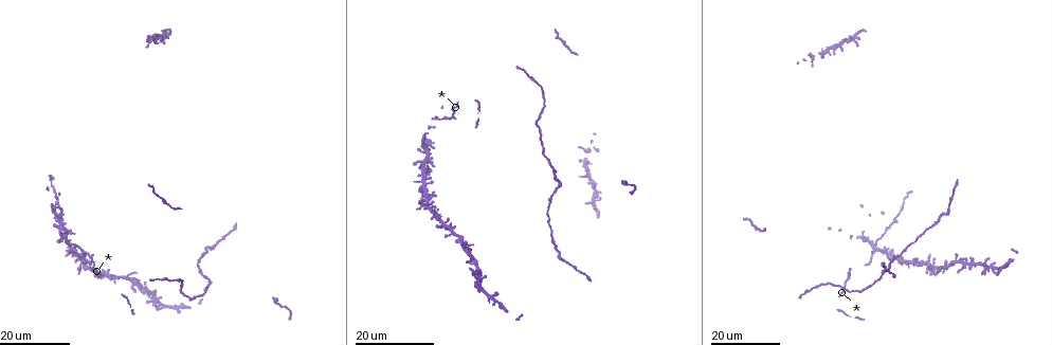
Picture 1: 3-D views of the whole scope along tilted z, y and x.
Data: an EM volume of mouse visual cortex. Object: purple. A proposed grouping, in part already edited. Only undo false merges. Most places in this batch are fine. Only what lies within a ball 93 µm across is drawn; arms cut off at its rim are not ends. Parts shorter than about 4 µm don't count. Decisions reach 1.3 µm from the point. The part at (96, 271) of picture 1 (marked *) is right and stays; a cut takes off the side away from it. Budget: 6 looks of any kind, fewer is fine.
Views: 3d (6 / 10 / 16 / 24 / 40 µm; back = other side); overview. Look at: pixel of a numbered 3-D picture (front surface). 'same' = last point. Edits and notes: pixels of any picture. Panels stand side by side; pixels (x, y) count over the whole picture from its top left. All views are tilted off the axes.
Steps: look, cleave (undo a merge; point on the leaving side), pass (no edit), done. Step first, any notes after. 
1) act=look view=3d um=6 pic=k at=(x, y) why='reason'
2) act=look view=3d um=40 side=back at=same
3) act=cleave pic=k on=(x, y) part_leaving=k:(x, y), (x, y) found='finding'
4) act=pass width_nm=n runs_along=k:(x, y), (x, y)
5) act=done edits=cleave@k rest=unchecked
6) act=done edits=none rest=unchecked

act=look view=3d um=16 pic=1 at=(549, 201) why='side arm on a straight run'

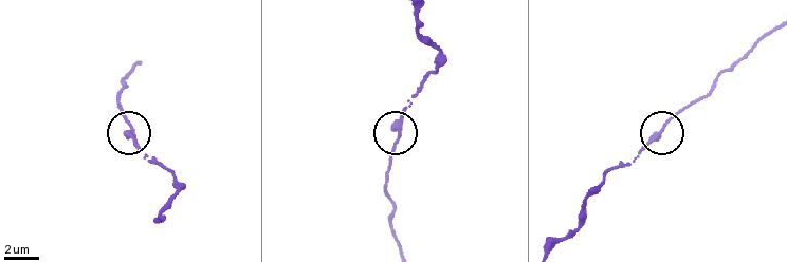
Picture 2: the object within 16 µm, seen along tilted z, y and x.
act=look view=3d um=6 pic=2 at=(663, 123)

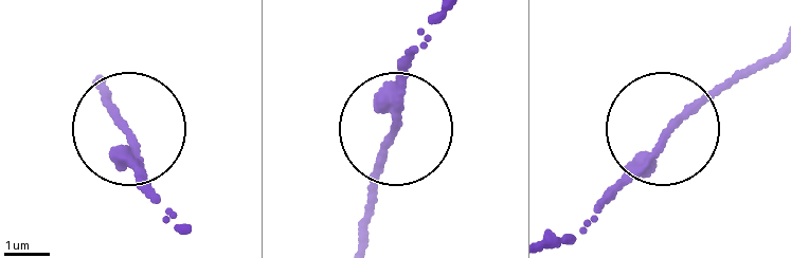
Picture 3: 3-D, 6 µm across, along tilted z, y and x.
act=pass width_nm=190 runs_along=3:(430, 13), (364, 221) found='one neuron here'

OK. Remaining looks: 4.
act=look view=3d um=16 pic=1 at=(553, 177) why='thick turns thin'

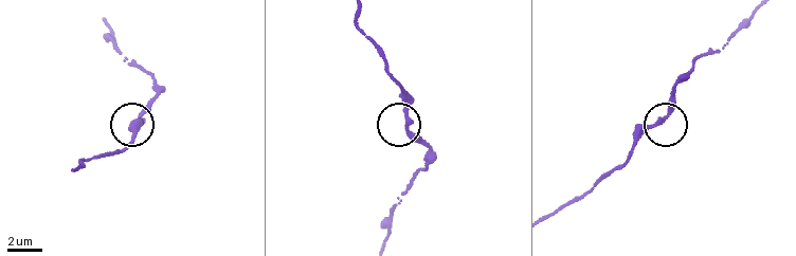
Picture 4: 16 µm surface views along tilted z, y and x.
act=look view=3d um=6 pic=4 at=(659, 122)

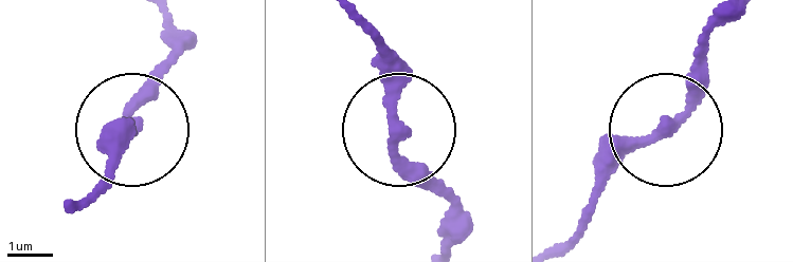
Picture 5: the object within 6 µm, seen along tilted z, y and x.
act=pass width_nm=250 found='all the same neuron'

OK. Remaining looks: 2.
act=look view=3d um=24 pic=1 at=(135, 284) why='looks like a crossing'

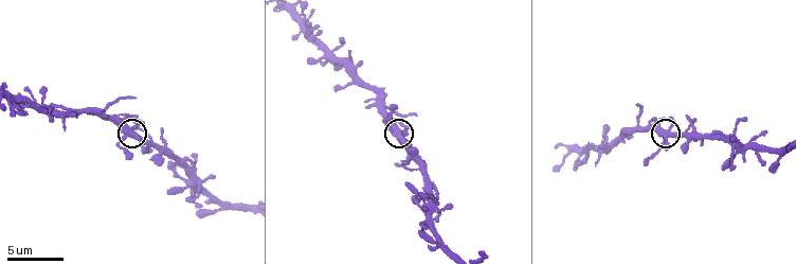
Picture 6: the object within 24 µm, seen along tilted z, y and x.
act=look view=3d um=6 pic=6 at=(390, 131)

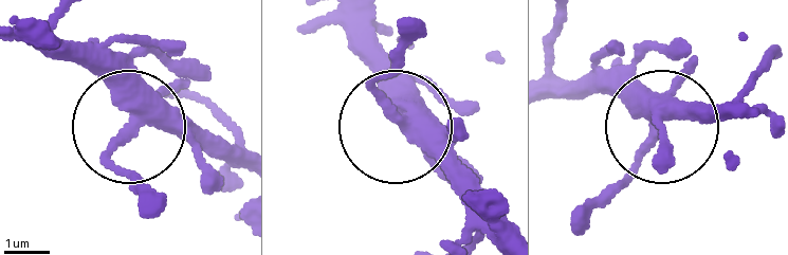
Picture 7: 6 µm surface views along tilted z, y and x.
act=pass width_nm=350 found='one neuron here'

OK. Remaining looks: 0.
act=done edits=none rest=unchecked

